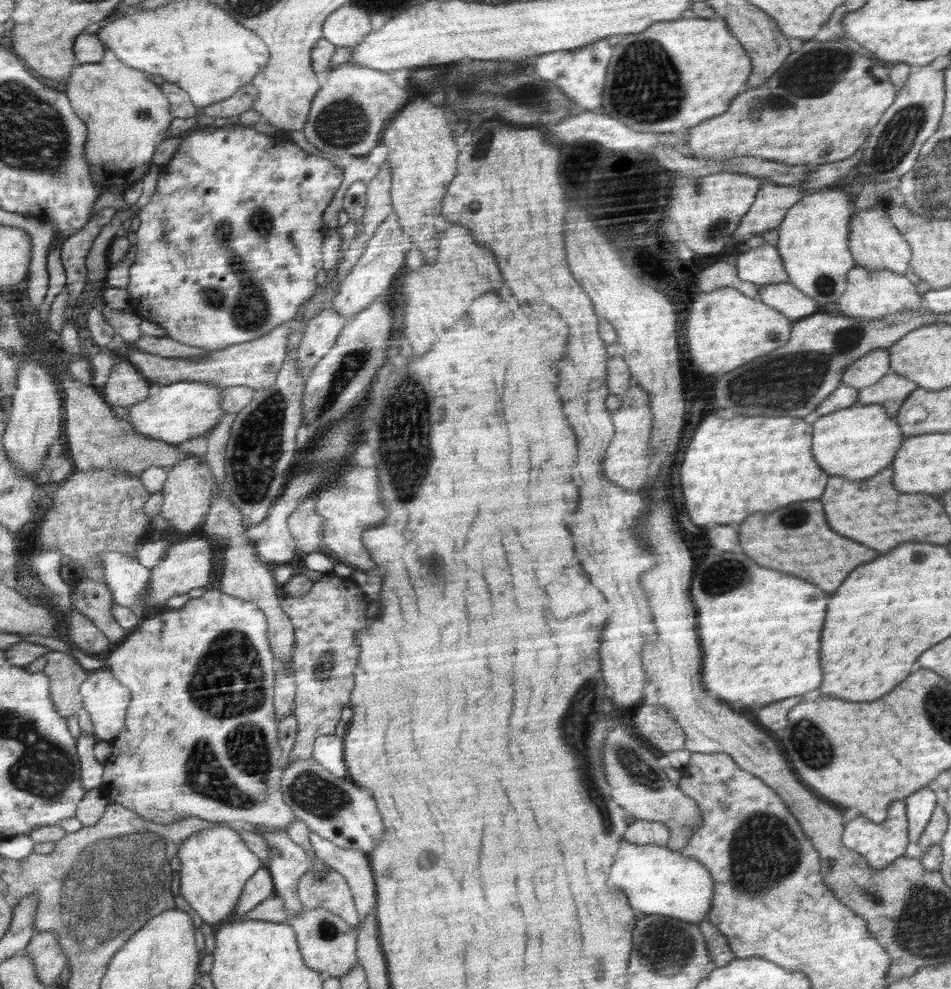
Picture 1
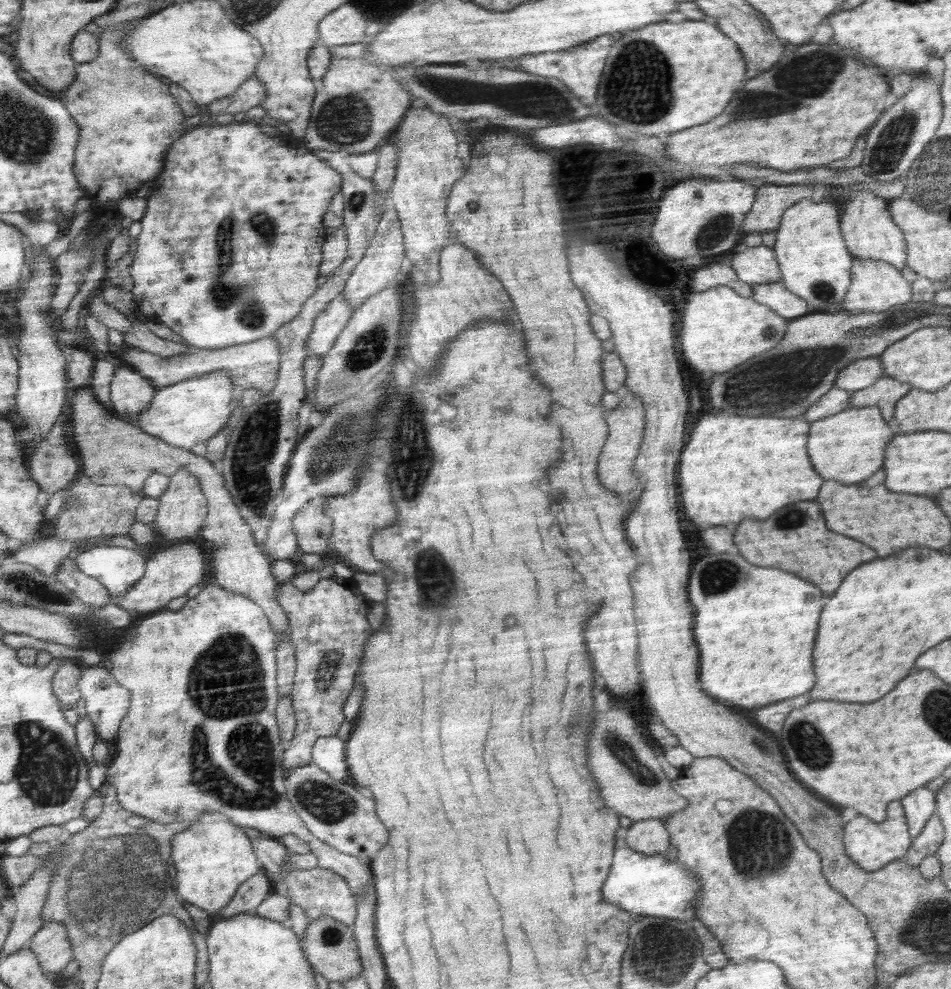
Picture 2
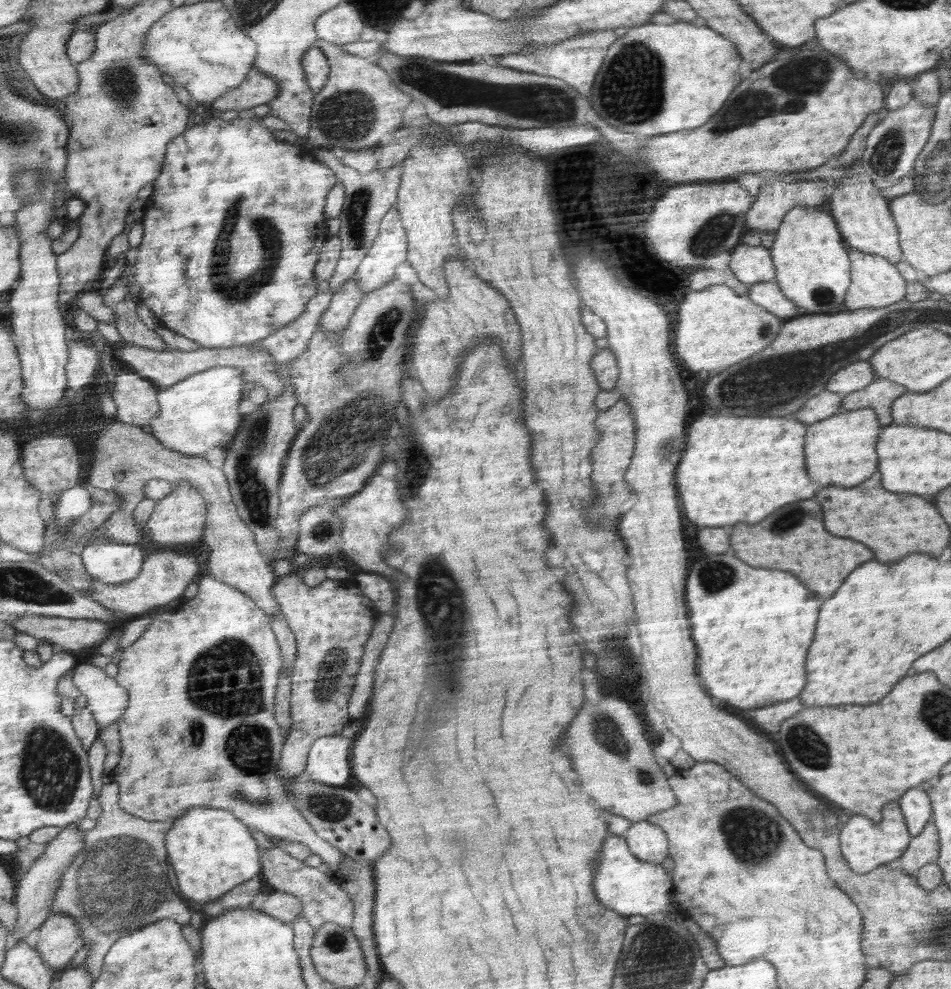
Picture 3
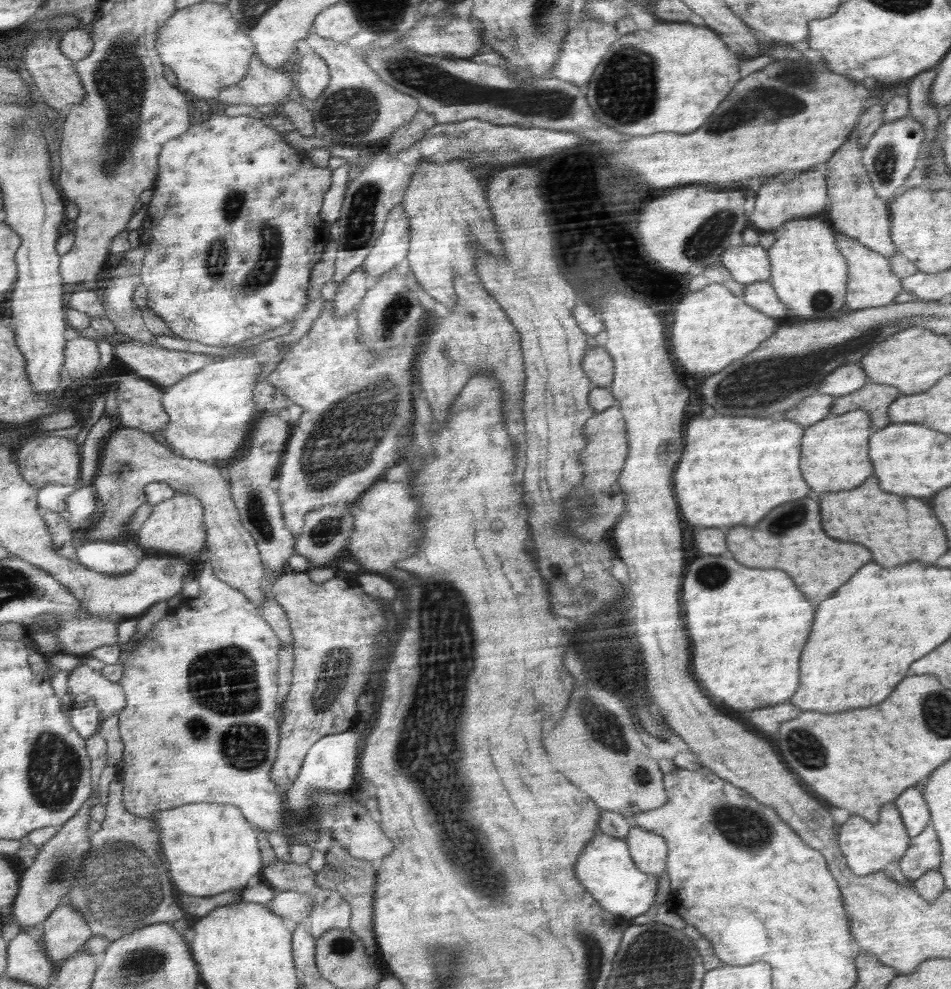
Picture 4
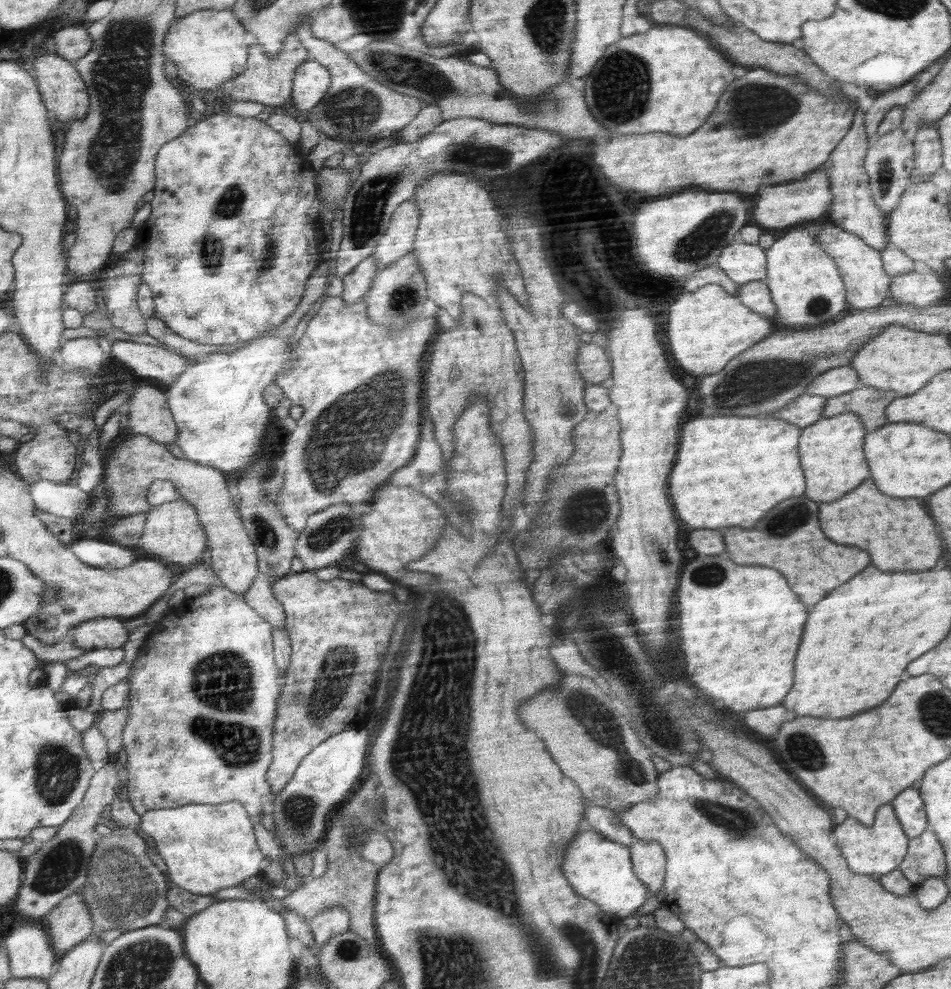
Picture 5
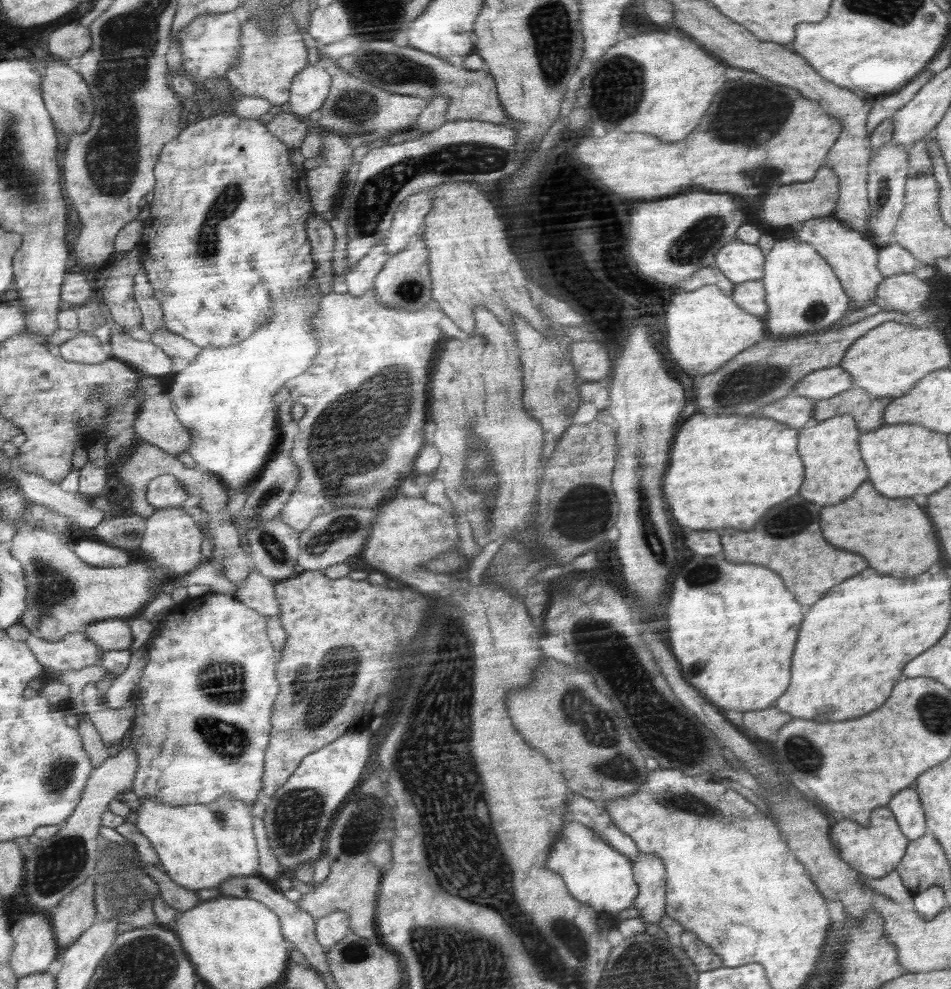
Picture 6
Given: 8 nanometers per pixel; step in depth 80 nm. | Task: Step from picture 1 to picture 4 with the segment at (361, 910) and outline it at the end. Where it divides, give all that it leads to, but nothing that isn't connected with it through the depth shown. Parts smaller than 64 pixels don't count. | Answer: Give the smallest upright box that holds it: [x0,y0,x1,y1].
[117,551,318,850]

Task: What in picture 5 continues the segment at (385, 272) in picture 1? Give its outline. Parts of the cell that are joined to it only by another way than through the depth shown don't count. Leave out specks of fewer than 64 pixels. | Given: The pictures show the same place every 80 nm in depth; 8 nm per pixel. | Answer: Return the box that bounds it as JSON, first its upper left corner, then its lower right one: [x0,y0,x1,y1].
[372,199,420,270]

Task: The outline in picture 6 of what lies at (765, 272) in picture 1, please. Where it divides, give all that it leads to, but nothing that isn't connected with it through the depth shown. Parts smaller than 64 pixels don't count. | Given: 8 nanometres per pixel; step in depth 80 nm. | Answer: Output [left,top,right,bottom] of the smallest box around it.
[714,239,766,284]

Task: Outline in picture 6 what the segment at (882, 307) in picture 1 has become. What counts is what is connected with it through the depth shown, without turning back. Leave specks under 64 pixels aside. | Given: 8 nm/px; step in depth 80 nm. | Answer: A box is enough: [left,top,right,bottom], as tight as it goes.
[792,216,886,308]

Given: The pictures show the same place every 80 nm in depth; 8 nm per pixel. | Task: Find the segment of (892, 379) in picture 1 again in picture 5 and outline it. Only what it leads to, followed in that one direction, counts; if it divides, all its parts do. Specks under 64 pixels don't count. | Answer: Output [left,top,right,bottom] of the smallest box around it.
[822,386,898,432]

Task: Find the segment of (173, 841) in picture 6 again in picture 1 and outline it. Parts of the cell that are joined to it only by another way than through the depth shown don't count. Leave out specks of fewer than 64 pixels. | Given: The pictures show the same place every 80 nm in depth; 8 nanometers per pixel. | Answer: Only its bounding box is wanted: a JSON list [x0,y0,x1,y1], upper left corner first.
[178,825,262,929]

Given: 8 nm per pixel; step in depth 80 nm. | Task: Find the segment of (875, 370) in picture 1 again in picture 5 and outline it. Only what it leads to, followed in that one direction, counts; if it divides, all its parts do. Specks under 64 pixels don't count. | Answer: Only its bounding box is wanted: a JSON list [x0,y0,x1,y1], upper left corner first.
[805,364,860,398]

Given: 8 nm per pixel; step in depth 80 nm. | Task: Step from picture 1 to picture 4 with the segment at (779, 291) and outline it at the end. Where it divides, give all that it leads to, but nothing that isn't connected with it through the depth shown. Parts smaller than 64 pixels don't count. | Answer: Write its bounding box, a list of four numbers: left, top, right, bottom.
[744,281,788,318]

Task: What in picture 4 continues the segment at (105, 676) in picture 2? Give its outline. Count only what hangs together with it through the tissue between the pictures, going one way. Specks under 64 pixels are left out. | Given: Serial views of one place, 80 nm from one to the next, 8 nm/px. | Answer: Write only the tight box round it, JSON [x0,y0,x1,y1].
[68,664,125,720]

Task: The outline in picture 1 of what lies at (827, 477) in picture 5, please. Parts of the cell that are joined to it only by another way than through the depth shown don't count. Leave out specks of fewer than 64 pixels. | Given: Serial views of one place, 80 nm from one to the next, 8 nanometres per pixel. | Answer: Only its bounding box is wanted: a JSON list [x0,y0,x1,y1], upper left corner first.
[812,404,905,480]

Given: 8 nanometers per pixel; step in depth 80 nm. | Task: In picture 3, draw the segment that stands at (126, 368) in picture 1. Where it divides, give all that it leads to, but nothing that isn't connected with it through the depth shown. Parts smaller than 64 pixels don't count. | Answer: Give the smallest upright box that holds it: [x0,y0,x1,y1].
[112,369,159,427]

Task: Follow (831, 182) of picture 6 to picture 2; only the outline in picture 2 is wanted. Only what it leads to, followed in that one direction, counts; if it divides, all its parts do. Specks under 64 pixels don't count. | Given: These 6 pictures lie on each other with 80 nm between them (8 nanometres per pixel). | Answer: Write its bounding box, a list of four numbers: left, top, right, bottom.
[743,185,813,233]

